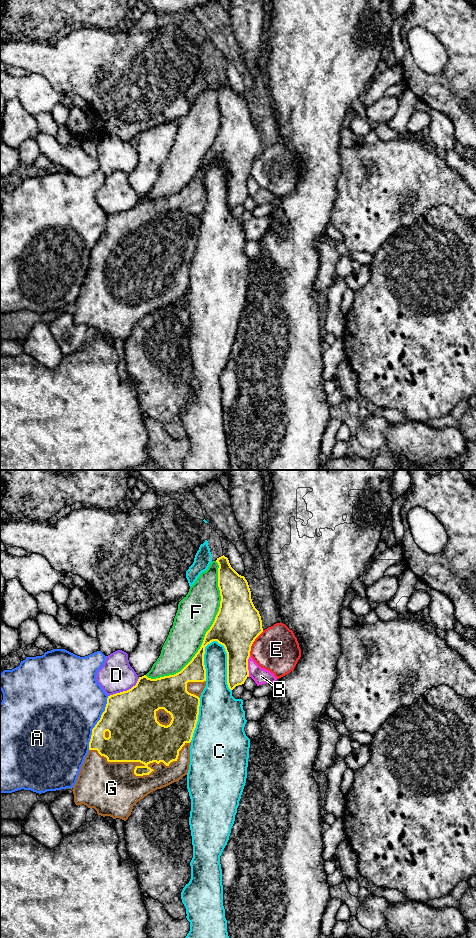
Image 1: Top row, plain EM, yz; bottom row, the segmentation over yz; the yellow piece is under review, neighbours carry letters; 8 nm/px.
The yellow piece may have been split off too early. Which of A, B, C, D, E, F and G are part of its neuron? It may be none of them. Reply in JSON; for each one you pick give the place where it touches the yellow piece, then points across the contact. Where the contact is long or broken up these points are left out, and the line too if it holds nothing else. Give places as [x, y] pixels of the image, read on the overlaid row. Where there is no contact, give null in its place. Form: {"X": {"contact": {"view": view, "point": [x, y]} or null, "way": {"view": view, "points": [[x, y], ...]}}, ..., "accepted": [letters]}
{"G": {"contact": {"view": "yz", "point": [136, 775]}}, "accepted": ["G"]}

